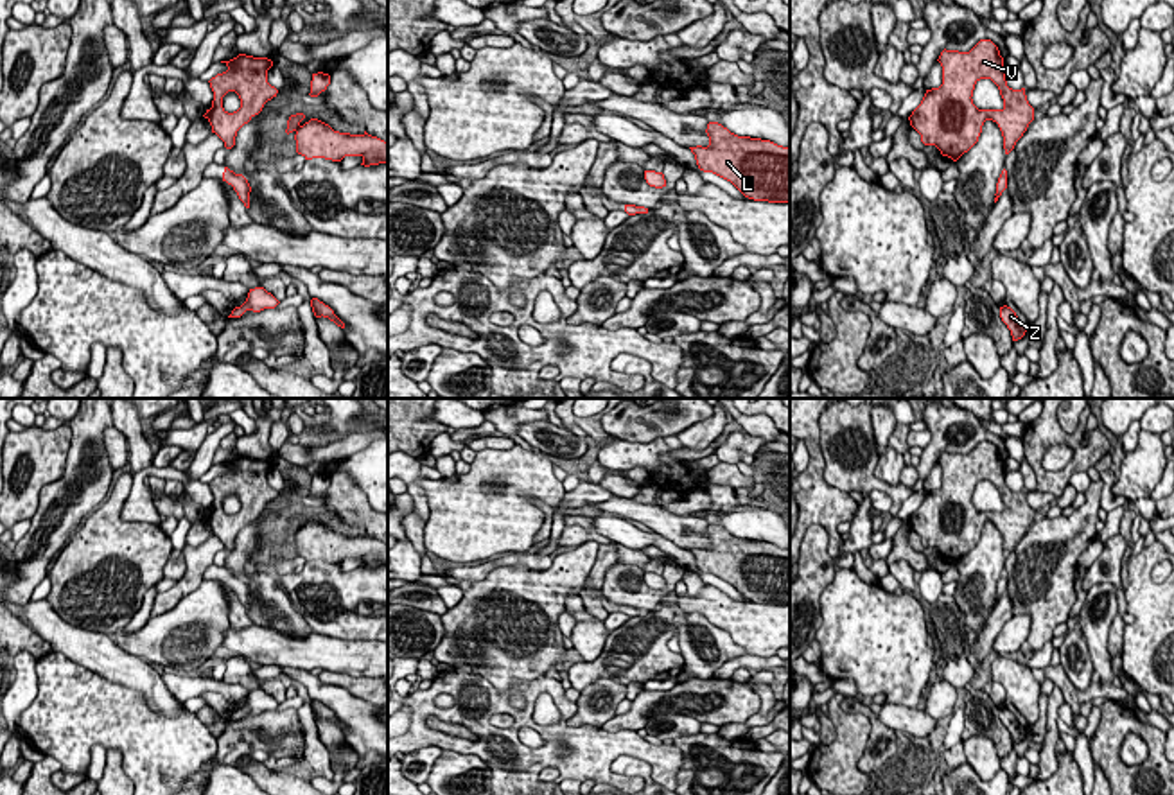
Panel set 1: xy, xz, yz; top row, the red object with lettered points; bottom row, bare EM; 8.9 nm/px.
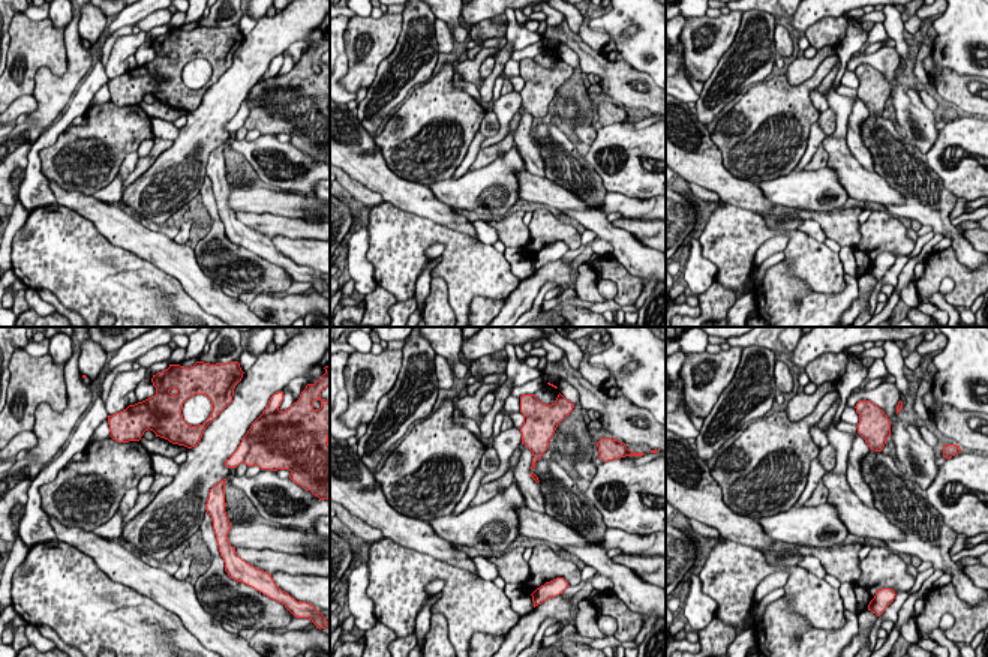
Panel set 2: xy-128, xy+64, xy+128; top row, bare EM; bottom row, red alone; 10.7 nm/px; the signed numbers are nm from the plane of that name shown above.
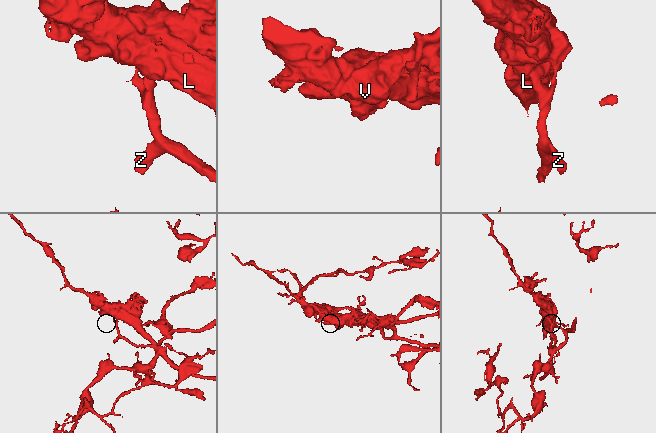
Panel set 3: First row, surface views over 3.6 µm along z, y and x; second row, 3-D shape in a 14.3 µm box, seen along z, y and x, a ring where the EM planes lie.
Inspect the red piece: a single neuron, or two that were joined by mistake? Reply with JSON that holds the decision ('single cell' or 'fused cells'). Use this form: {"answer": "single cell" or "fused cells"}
{"answer": "fused cells"}

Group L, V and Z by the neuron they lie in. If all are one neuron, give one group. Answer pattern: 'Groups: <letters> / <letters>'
Groups: L V / Z

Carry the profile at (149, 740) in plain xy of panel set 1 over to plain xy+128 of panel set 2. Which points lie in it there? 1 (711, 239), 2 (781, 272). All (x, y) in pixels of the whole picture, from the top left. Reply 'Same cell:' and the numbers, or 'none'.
Same cell: 1

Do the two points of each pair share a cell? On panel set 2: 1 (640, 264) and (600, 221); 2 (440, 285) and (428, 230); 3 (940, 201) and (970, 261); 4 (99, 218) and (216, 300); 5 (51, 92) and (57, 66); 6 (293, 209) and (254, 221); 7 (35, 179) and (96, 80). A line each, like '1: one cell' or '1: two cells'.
1: one cell
2: two cells
3: one cell
4: one cell
5: two cells
6: two cells
7: one cell

